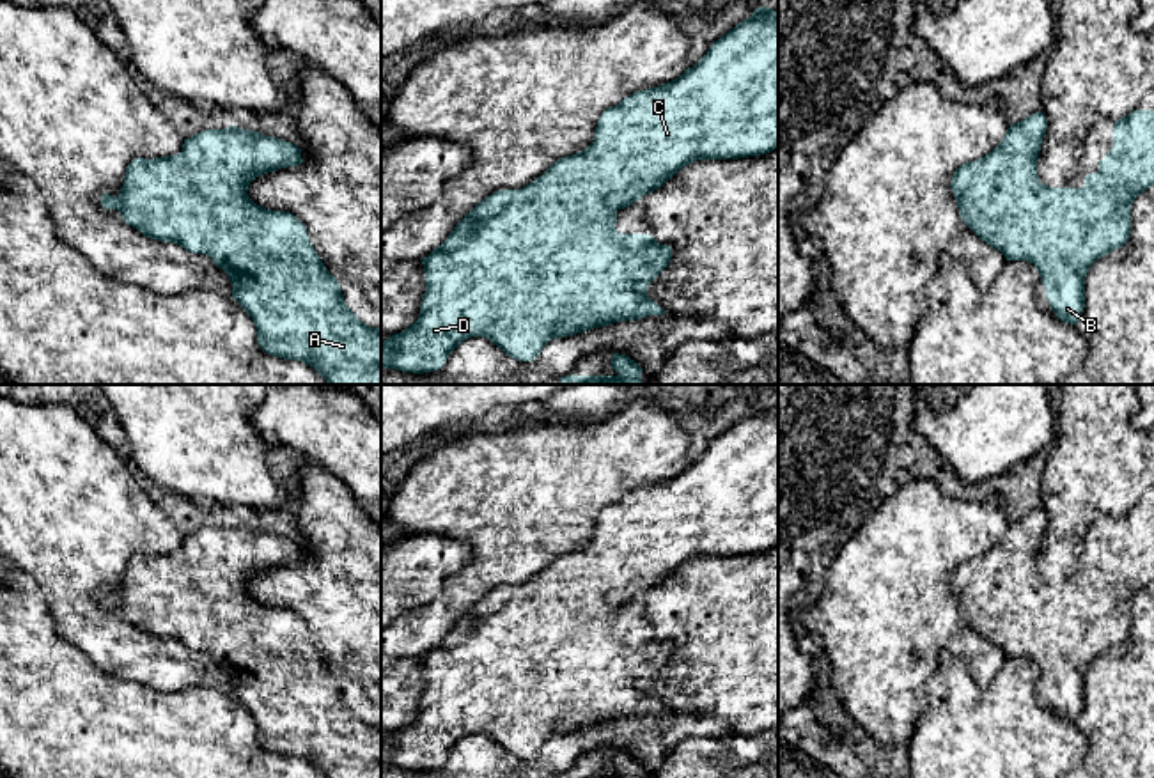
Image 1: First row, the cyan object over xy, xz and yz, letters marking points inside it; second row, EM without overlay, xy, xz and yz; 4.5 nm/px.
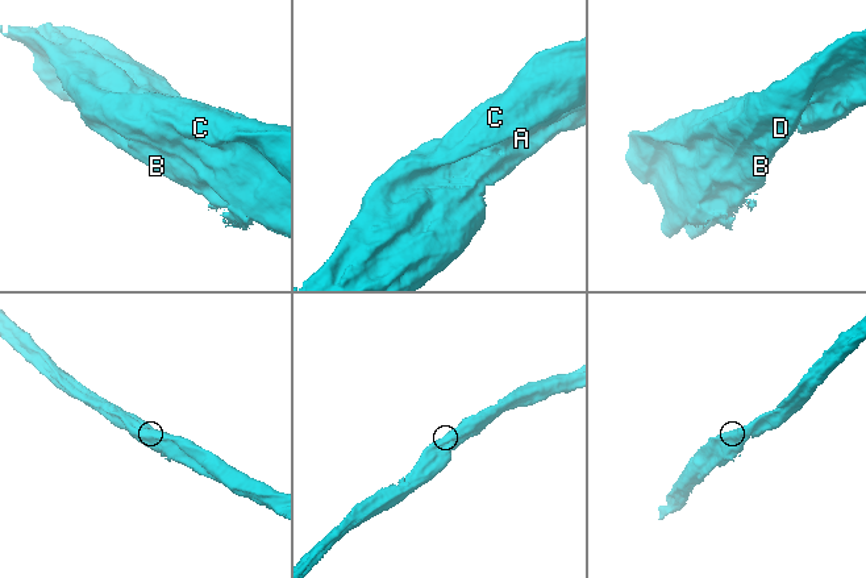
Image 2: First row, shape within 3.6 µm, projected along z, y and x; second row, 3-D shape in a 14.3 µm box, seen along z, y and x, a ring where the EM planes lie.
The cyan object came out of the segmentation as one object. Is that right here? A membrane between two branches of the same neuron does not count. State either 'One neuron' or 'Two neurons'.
One neuron

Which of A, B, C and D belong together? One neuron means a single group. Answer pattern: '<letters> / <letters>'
A B C D

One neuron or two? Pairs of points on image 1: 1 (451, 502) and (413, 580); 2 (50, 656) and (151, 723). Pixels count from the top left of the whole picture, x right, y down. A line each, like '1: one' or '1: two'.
1: two
2: one

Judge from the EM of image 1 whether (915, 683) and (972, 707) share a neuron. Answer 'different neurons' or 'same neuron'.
different neurons

